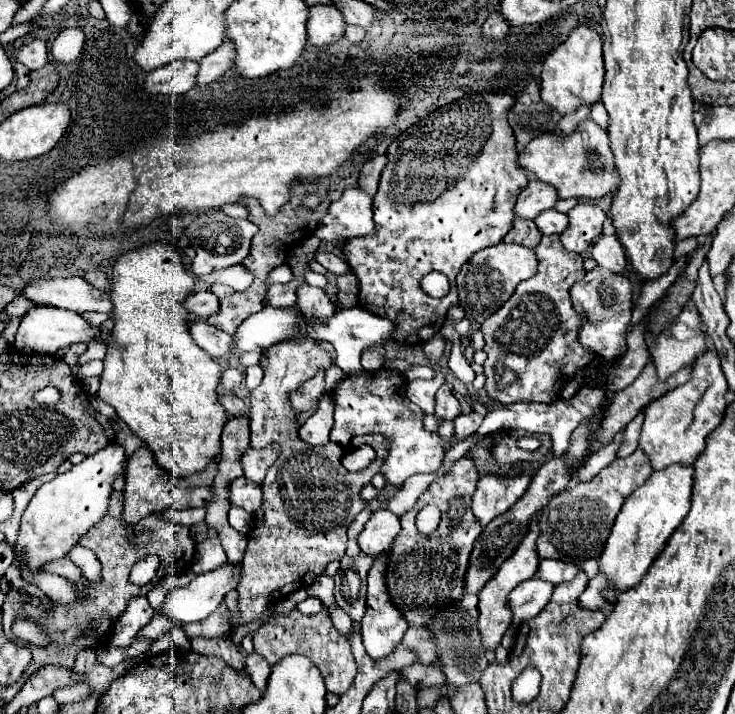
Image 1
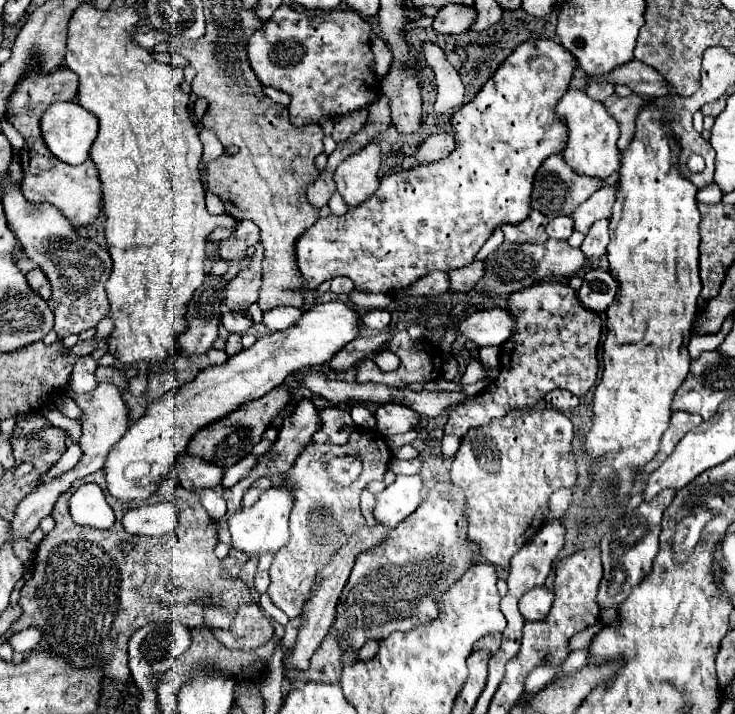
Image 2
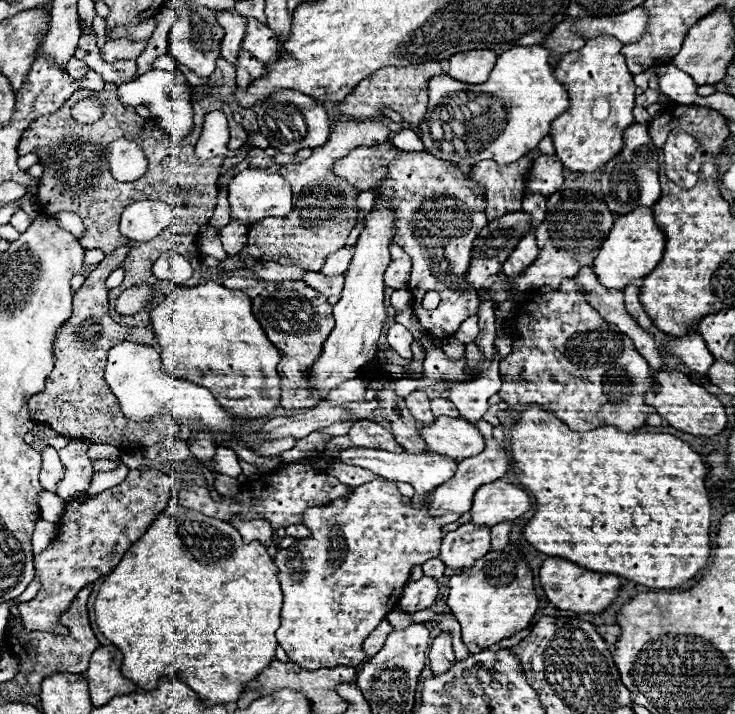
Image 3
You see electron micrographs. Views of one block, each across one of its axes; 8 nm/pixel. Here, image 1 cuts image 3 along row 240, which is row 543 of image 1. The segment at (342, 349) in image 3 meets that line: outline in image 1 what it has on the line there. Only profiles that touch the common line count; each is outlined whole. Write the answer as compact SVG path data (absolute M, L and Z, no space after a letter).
M378 510L370 516L364 530L358 536L358 546L366 556L378 556L384 552L400 532L400 518L388 510Z

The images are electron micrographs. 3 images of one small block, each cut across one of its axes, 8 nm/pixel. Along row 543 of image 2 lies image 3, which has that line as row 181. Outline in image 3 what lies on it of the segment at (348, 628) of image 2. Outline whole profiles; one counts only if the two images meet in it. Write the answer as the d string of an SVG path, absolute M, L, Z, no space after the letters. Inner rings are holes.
M400 152L390 164L388 176L374 188L376 200L392 204L398 228L394 242L406 250L412 258L412 274L408 288L414 296L414 314L426 328L428 336L450 338L460 324L478 312L478 292L472 290L464 274L472 260L472 244L486 220L486 196L480 184L474 184L468 174L460 172L454 164L432 156L430 152ZM432 242L444 242L434 246ZM426 290L436 290L442 298L436 310L422 308L422 296Z

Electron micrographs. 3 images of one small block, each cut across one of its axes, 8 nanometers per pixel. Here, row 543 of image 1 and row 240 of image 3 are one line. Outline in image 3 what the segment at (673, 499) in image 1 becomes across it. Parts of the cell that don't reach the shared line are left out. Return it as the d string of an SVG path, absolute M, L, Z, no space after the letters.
M636 208L632 212L628 212L626 216L620 216L606 242L600 248L600 254L596 256L592 268L598 276L598 280L608 288L608 290L624 290L632 280L636 278L644 278L648 272L652 272L656 268L656 264L662 260L666 248L666 236L664 232L658 228L658 224L654 222L652 210L650 208Z

